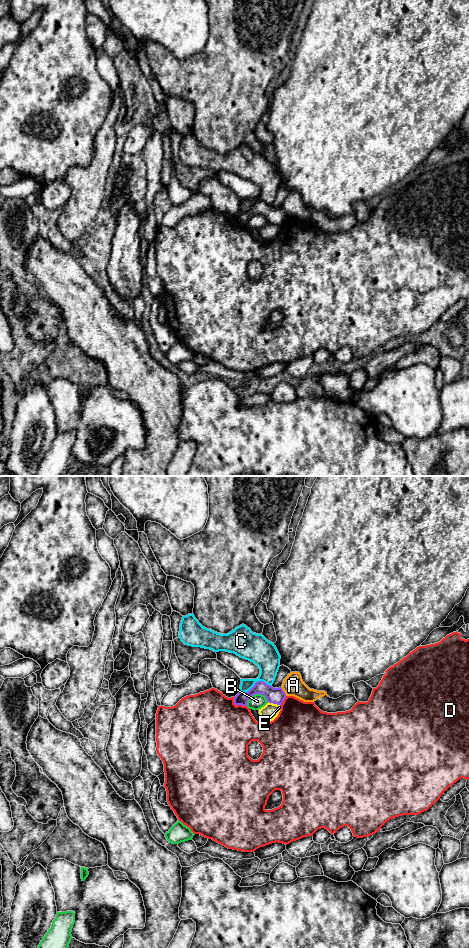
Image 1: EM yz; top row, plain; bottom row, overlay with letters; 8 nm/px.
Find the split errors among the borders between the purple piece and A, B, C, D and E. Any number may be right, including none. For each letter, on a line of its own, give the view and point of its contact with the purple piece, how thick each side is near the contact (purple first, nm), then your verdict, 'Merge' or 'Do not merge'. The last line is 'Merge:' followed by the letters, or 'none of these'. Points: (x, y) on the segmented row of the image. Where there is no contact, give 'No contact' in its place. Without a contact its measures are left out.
A: Touches purple at yz (283, 691). Thickness 130 nm (purple) against 170 nm. Do not merge
B: Touches purple at yz (255, 693). Thickness 130 nm (purple) against 120 nm. Do not merge
C: Touches purple at yz (255, 683). Thickness 130 nm (purple) against 220 nm. Do not merge
D: Touches purple at yz (238, 704). Thickness 110 nm (purple) against 460 nm. Do not merge
E: Touches purple at yz (274, 703). Thickness 130 nm (purple) against 140 nm. Do not merge
Merge: none of these

